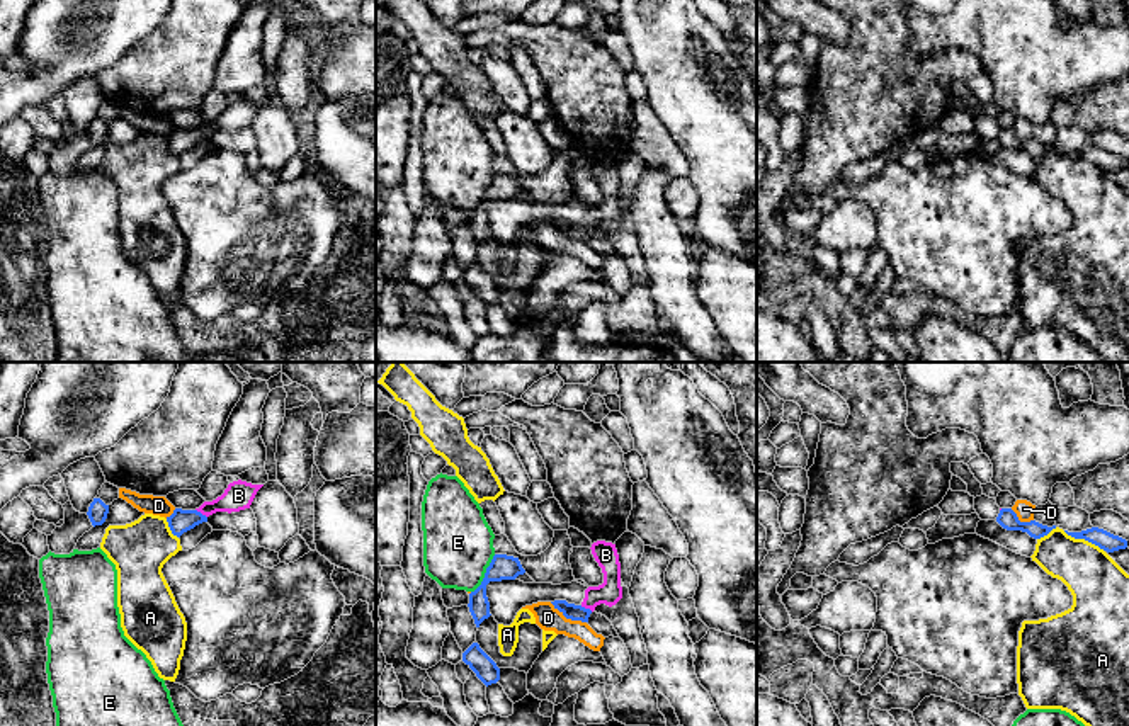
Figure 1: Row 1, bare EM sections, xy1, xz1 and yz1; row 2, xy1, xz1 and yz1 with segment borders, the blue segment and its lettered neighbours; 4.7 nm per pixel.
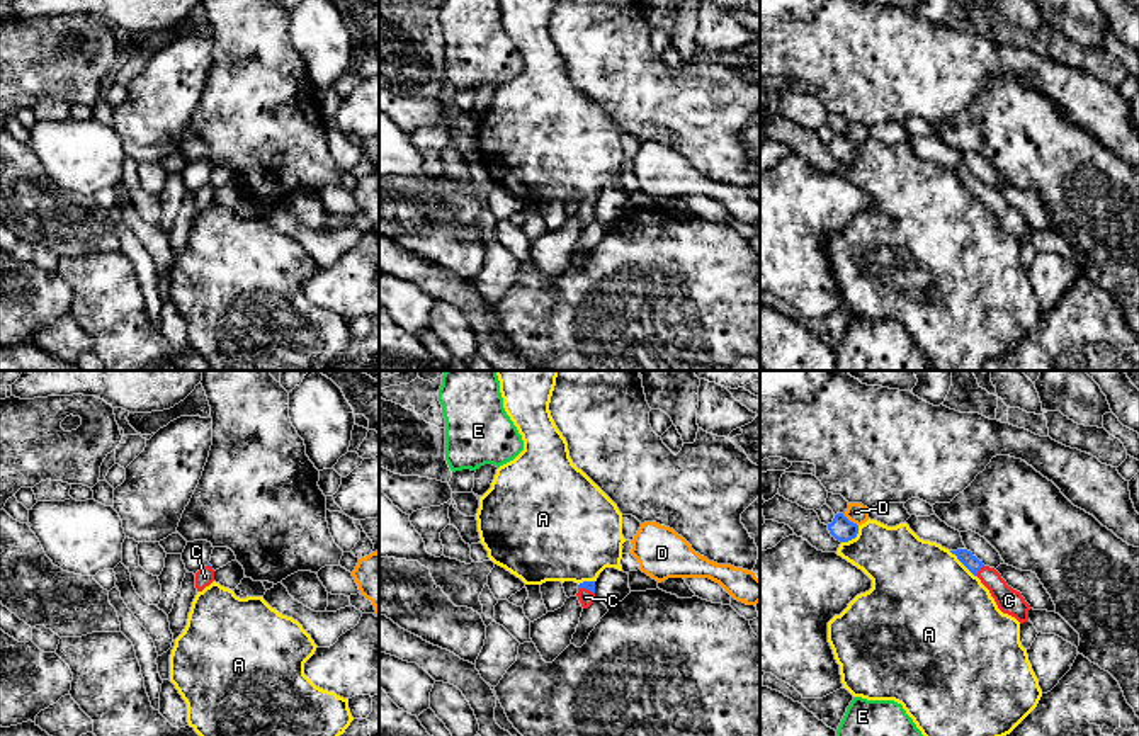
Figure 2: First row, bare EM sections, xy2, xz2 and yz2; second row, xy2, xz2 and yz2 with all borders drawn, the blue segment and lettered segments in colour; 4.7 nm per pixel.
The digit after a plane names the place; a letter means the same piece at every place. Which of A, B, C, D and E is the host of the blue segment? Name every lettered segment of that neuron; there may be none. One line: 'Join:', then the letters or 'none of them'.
Join: C

